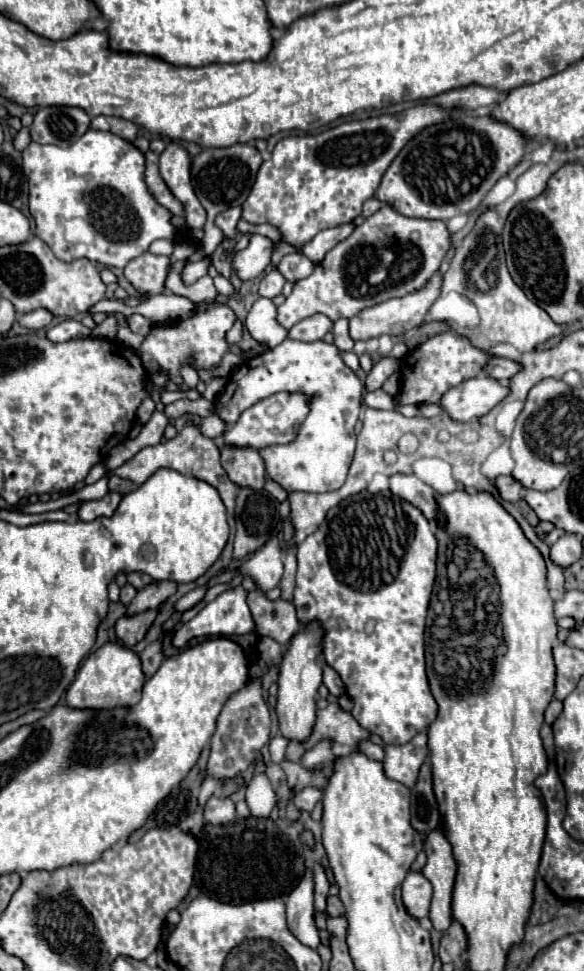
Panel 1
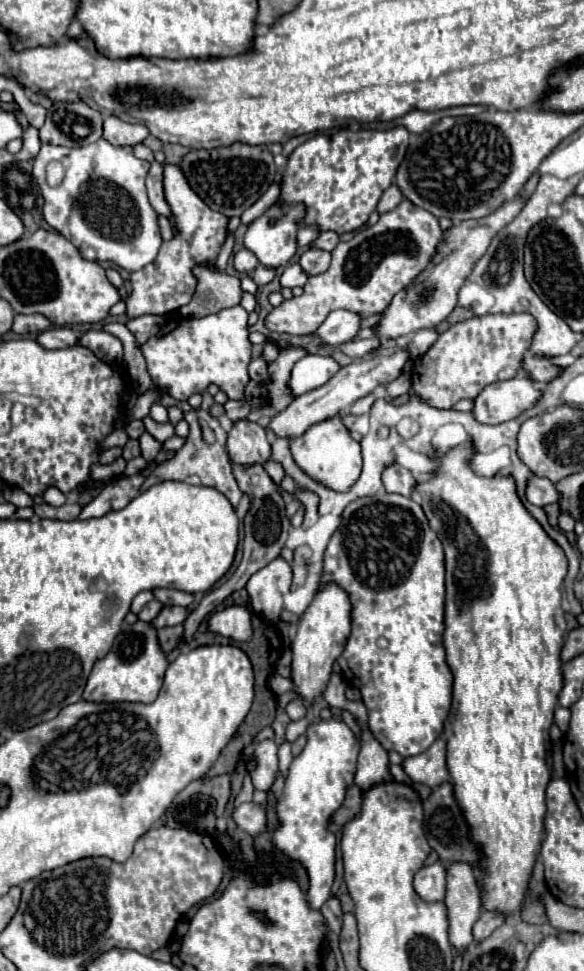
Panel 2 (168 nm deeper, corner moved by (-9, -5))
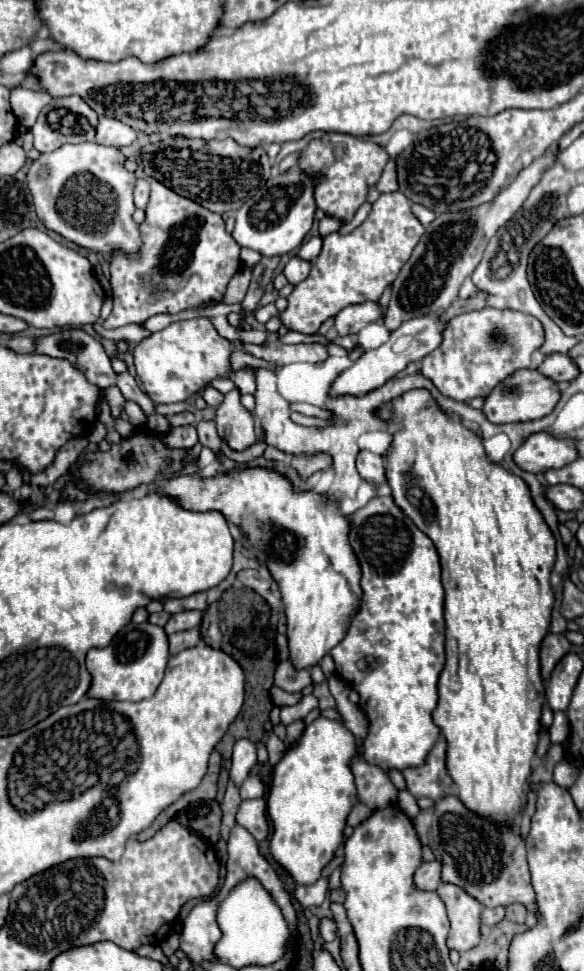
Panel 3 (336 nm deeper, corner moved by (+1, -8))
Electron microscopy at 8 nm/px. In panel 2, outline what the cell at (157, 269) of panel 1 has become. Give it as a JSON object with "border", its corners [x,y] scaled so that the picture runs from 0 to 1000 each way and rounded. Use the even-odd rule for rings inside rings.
{"border":[[[284,169],[281,171],[281,200],[284,206],[295,214],[295,222],[301,225],[305,233],[305,243],[301,249],[298,245],[291,249],[281,249],[267,268],[253,272],[250,276],[226,280],[223,282],[223,292],[226,292],[226,303],[216,309],[216,323],[223,327],[243,325],[243,323],[291,323],[312,315],[318,315],[332,303],[336,288],[329,284],[329,274],[342,270],[366,270],[366,266],[377,260],[377,253],[387,243],[387,231],[390,225],[384,220],[373,220],[360,216],[339,200],[318,189],[318,183],[312,181],[312,173],[305,169]]]}

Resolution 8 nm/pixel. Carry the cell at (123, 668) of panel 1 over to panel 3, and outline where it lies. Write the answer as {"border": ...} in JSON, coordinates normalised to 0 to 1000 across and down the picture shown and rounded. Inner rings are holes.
{"border":[[[223,642],[192,658],[185,666],[151,670],[147,687],[158,693],[158,708],[151,716],[178,722],[257,720],[281,697],[284,683],[288,683],[288,656],[281,648],[260,642]]]}

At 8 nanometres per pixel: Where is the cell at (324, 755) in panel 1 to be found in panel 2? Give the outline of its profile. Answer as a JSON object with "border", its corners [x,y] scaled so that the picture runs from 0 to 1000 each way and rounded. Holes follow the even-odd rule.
{"border":[[[558,742],[531,746],[524,752],[527,764],[510,781],[500,783],[486,822],[476,826],[479,853],[469,857],[469,869],[497,884],[514,886],[531,902],[531,915],[524,919],[534,937],[548,937],[565,925],[572,908],[572,886],[575,886],[575,863],[558,855],[568,836],[586,828],[592,809],[603,807],[610,795],[610,781],[616,766],[603,752],[579,742]]]}

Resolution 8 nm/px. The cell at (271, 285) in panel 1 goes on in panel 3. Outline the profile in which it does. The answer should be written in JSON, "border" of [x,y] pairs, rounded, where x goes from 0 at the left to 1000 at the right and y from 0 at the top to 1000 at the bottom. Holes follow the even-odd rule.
{"border":[[[507,263],[507,265],[500,265],[500,267],[493,269],[493,273],[486,275],[486,283],[493,285],[493,289],[497,289],[500,294],[510,294],[514,289],[521,289],[521,287],[527,285],[531,275],[534,275],[534,271],[527,271],[524,267],[514,267],[514,265]]]}

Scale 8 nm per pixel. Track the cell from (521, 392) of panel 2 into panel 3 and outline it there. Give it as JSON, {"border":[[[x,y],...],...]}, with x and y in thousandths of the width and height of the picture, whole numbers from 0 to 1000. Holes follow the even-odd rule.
{"border":[[[897,380],[870,386],[856,396],[846,399],[846,403],[832,409],[832,415],[825,423],[842,436],[880,436],[880,434],[914,434],[928,432],[945,425],[952,415],[959,413],[959,403],[952,401],[952,392],[942,388],[932,388],[918,380]]]}

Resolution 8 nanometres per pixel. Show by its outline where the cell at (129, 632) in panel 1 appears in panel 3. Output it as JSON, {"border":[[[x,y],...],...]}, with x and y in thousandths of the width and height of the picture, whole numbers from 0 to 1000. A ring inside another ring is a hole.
{"border":[[[332,646],[325,650],[308,650],[308,652],[291,654],[288,660],[291,660],[291,675],[305,675],[308,670],[315,670],[322,666],[339,664],[346,660],[346,656],[342,656],[342,648]]]}

